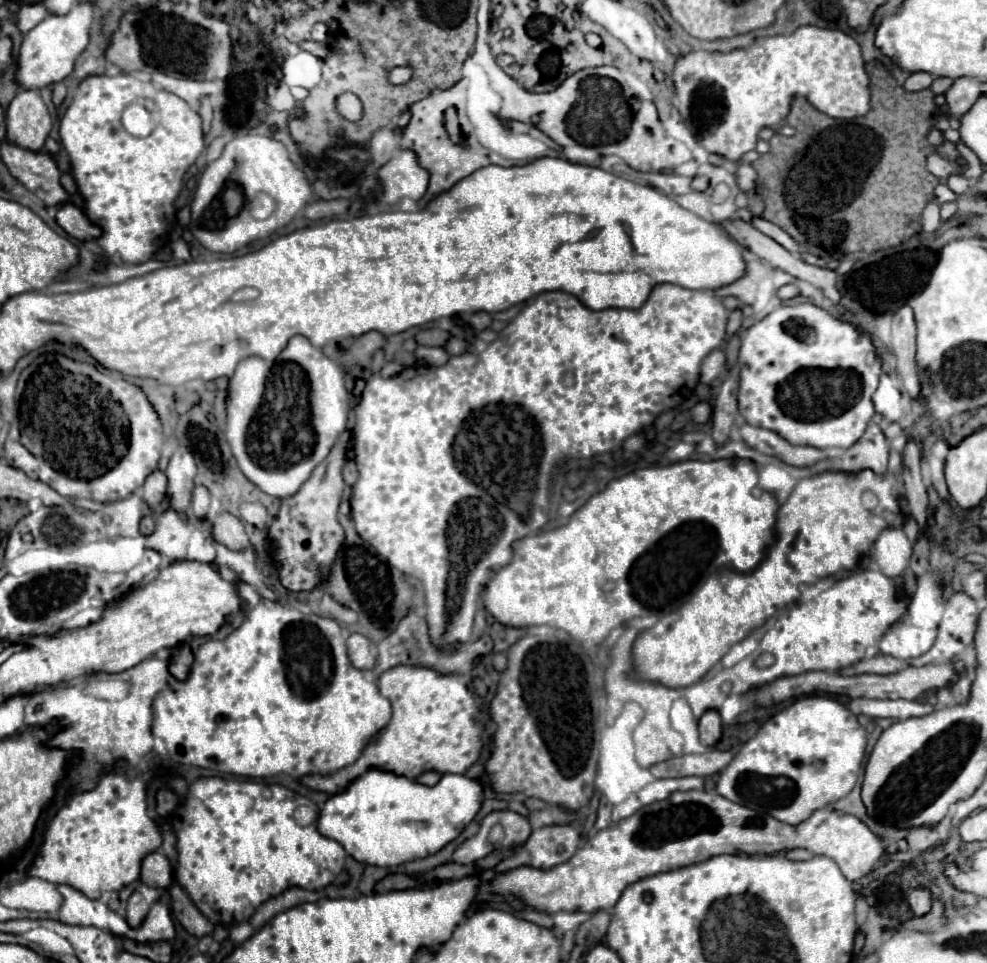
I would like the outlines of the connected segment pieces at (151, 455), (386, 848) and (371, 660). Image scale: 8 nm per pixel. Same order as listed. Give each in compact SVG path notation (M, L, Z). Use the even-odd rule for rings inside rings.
M67 358L67 370L75 372L75 374L87 374L97 386L101 388L107 388L111 392L111 396L117 396L117 400L121 402L127 418L129 418L129 454L125 454L119 464L115 468L111 468L109 472L105 472L103 476L99 478L93 478L93 480L79 480L79 478L67 478L65 474L53 470L47 462L43 460L37 460L21 442L19 442L19 428L15 426L13 430L13 436L5 440L5 458L11 466L15 468L27 468L25 472L31 476L31 478L37 478L37 480L43 480L45 484L49 484L55 492L59 492L61 496L65 498L71 498L71 496L81 496L81 498L89 498L89 500L95 500L95 502L115 502L115 500L121 500L121 498L127 498L137 486L143 486L145 478L157 470L157 462L161 458L161 450L163 450L163 424L161 424L161 418L159 414L155 412L155 408L151 406L151 402L147 400L147 394L123 380L123 378L117 378L117 376L109 376L105 372L99 372L95 366L91 366L89 362L79 362L79 360L71 360Z
M369 768L363 776L353 780L343 792L329 796L323 804L317 820L317 828L323 836L337 840L343 844L345 852L353 856L357 862L371 866L399 866L403 862L425 858L439 852L447 842L455 840L461 830L477 816L483 804L483 784L479 780L467 778L465 774L443 774L435 786L419 784L407 776L397 776L389 770ZM425 820L427 826L419 826L417 822Z
M351 634L347 640L349 660L359 670L371 670L375 666L375 656L371 650L371 642L361 634Z

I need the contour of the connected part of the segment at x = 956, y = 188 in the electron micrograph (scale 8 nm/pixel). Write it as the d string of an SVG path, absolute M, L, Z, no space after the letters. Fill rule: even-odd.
M951 174L951 176L947 178L947 186L949 186L953 192L957 192L957 194L969 192L969 180L967 180L965 176L961 176L961 174Z

